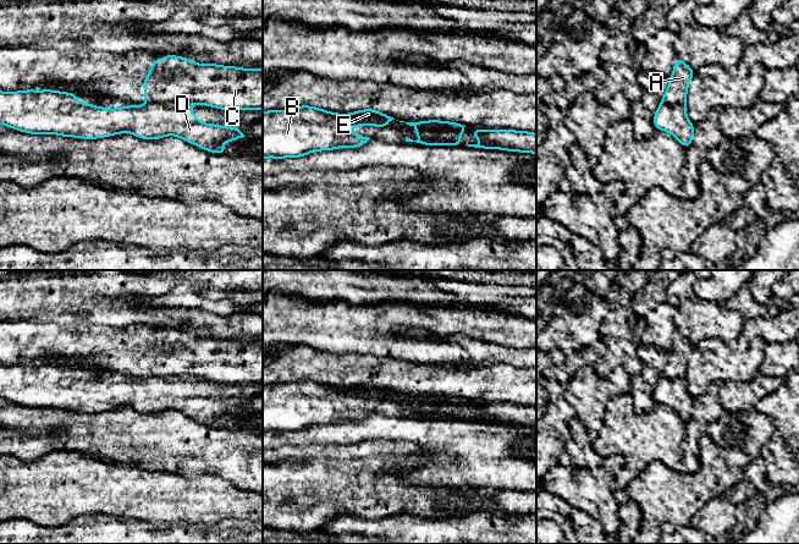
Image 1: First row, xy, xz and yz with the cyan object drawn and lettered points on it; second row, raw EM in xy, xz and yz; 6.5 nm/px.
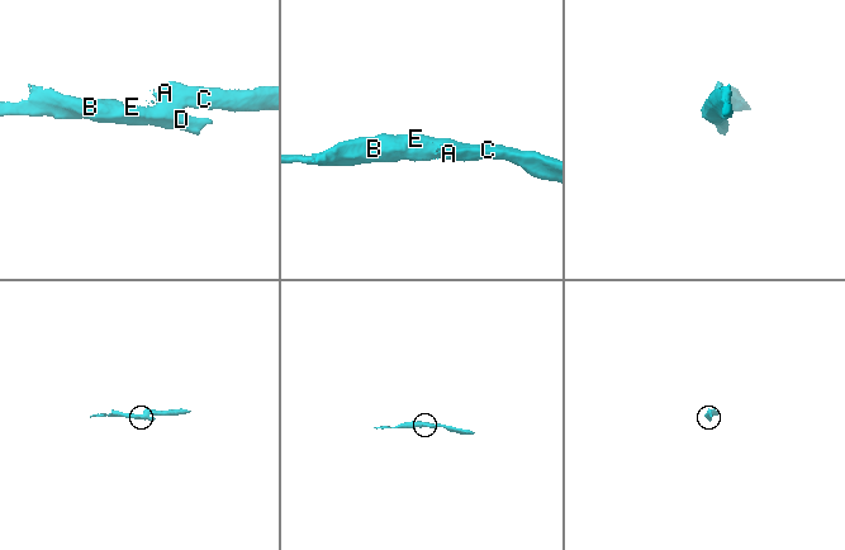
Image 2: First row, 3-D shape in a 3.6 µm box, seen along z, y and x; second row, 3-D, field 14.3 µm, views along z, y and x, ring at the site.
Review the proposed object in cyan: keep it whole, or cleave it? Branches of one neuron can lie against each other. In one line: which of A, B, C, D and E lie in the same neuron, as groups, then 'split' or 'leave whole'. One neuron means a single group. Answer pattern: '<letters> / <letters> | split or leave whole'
A C / B D E | split

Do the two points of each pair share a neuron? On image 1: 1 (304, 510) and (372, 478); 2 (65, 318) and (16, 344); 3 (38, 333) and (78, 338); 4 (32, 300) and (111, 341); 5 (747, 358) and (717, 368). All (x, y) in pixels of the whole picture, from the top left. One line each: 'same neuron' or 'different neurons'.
1: same neuron
2: different neurons
3: same neuron
4: different neurons
5: same neuron

